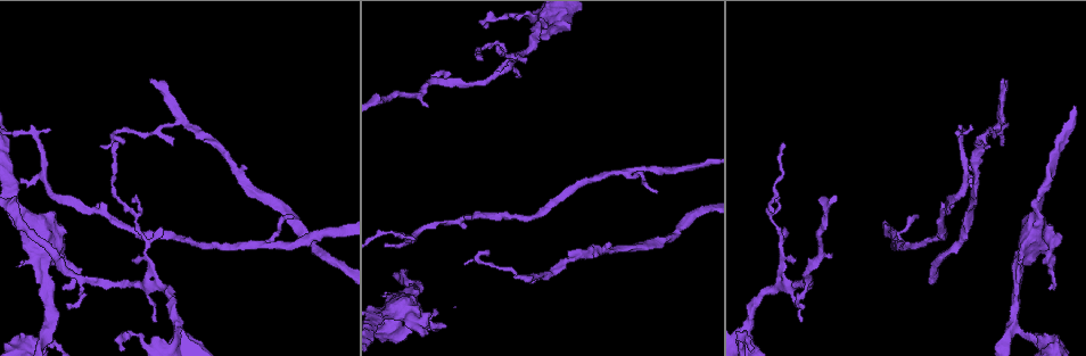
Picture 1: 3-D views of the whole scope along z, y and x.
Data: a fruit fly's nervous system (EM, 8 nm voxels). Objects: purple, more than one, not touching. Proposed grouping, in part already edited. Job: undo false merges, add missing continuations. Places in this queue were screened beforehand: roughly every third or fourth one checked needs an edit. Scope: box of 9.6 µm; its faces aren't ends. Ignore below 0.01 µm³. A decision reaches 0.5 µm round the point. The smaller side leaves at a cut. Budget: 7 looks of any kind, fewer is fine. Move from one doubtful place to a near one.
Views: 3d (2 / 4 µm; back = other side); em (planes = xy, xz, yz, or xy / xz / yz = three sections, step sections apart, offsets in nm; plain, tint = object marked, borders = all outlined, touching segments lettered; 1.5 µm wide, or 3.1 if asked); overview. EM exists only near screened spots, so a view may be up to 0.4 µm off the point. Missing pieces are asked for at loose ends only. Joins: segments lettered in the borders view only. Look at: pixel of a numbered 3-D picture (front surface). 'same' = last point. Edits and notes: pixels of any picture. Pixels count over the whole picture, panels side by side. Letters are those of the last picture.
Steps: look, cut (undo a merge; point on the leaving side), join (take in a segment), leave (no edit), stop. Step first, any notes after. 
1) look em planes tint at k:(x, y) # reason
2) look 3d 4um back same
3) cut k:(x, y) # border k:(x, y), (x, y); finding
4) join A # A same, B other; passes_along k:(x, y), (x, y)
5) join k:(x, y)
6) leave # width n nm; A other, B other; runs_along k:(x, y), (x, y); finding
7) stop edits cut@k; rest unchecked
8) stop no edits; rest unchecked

look 3d 4um at 1:(489, 15)

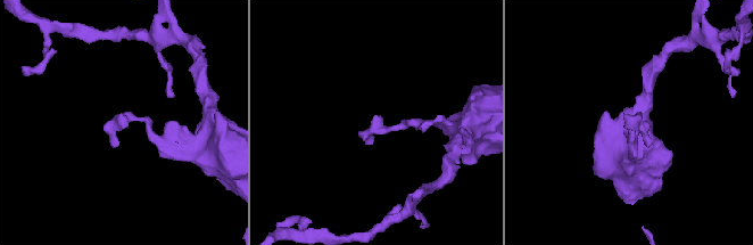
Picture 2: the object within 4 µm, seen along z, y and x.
look em xz step 4 tint at 2:(379, 127) # shape alone is not enough

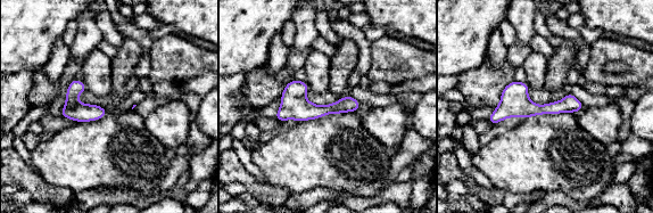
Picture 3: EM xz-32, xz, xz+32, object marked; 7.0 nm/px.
look em planes borders same

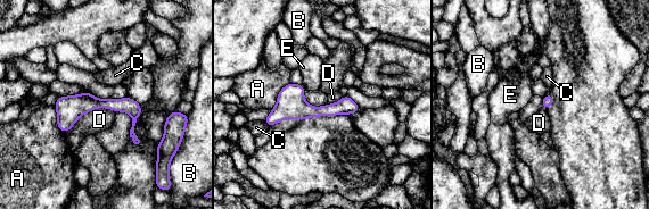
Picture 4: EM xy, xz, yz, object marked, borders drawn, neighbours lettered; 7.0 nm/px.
leave # width 80 nm; longest_contact D 400 nm; A other, B other, C other, D other, E other; one neuron here

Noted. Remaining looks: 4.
look 3d 2um at 1:(482, 59) # free end

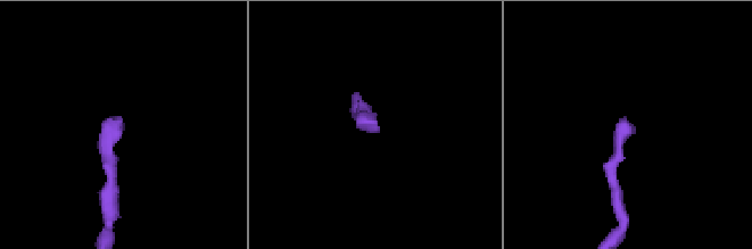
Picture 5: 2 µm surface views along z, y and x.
look em planes plain at 5:(376, 130) # now the EM

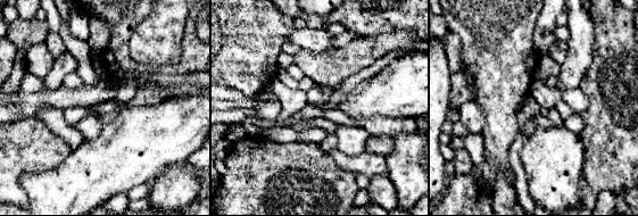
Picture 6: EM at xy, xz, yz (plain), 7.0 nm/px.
look em planes borders same # what lies round it

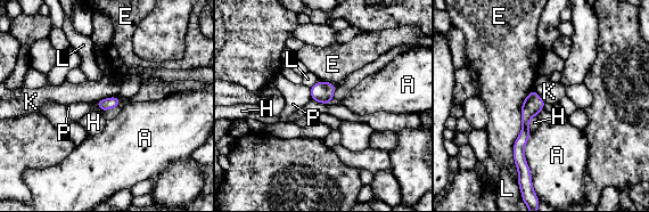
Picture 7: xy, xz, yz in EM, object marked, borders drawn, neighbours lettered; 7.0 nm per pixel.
join H # longest_contact E 650 nm; A other, E other, H same, K other, L other, P other; passes_along 7:(533, 103), (530, 119), (534, 122); the neuron continues

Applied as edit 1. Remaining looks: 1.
stop edits join@7; rest unchecked

